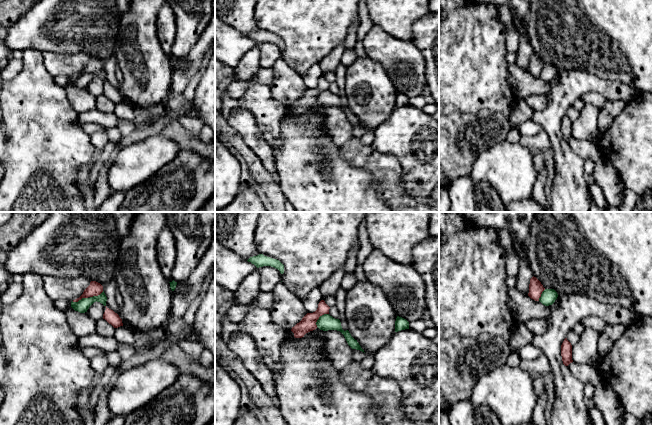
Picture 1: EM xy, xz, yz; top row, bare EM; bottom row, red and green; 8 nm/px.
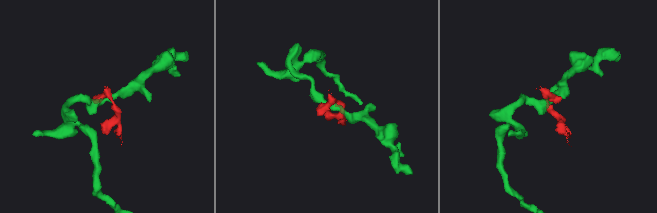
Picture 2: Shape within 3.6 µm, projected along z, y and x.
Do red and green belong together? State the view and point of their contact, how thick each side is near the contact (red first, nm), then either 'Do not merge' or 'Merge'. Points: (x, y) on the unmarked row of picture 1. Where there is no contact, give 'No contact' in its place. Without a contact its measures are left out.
Touches red at xz (319, 92). Thickness 130 nm (red) against 130 nm. Do not merge

